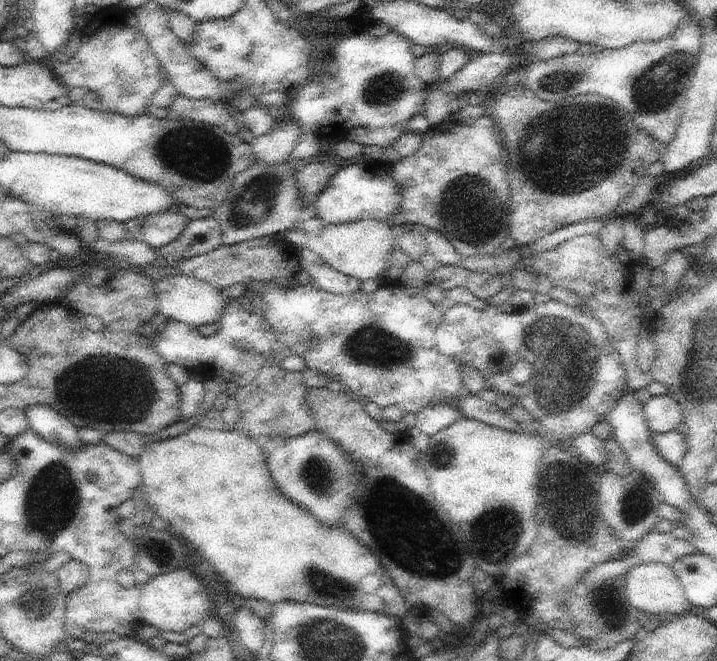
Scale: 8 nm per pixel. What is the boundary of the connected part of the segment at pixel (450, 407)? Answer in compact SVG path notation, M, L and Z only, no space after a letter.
M441 404L441 406L433 406L433 408L423 408L415 416L417 416L415 426L431 438L437 432L455 424L463 414L455 404Z

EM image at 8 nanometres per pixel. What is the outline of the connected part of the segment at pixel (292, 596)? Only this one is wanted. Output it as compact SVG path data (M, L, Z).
M197 424L193 428L189 428L189 432L183 432L179 436L173 438L163 438L157 440L153 444L147 444L143 448L143 452L137 458L139 464L139 472L141 472L141 490L143 490L143 502L145 508L151 508L161 520L167 522L167 528L175 534L185 538L187 542L191 542L191 546L205 556L205 560L209 562L209 566L213 570L217 570L217 574L223 578L223 586L227 588L227 592L231 594L239 594L243 600L267 600L273 606L277 602L283 600L291 600L291 602L299 602L299 604L315 604L315 606L325 606L325 608L335 608L335 610L349 610L349 612L383 612L385 616L397 616L403 618L405 614L411 614L411 606L407 604L407 600L401 596L401 592L395 588L393 580L389 578L389 574L385 572L385 568L379 564L379 560L373 556L373 552L369 552L369 548L365 548L363 544L359 544L351 532L347 528L329 528L325 524L321 524L321 520L317 520L309 510L301 508L299 504L295 504L293 500L289 500L273 482L269 470L267 470L267 462L265 462L265 454L263 448L249 436L249 434L241 434L241 432L233 432L233 430L207 430L205 424Z

